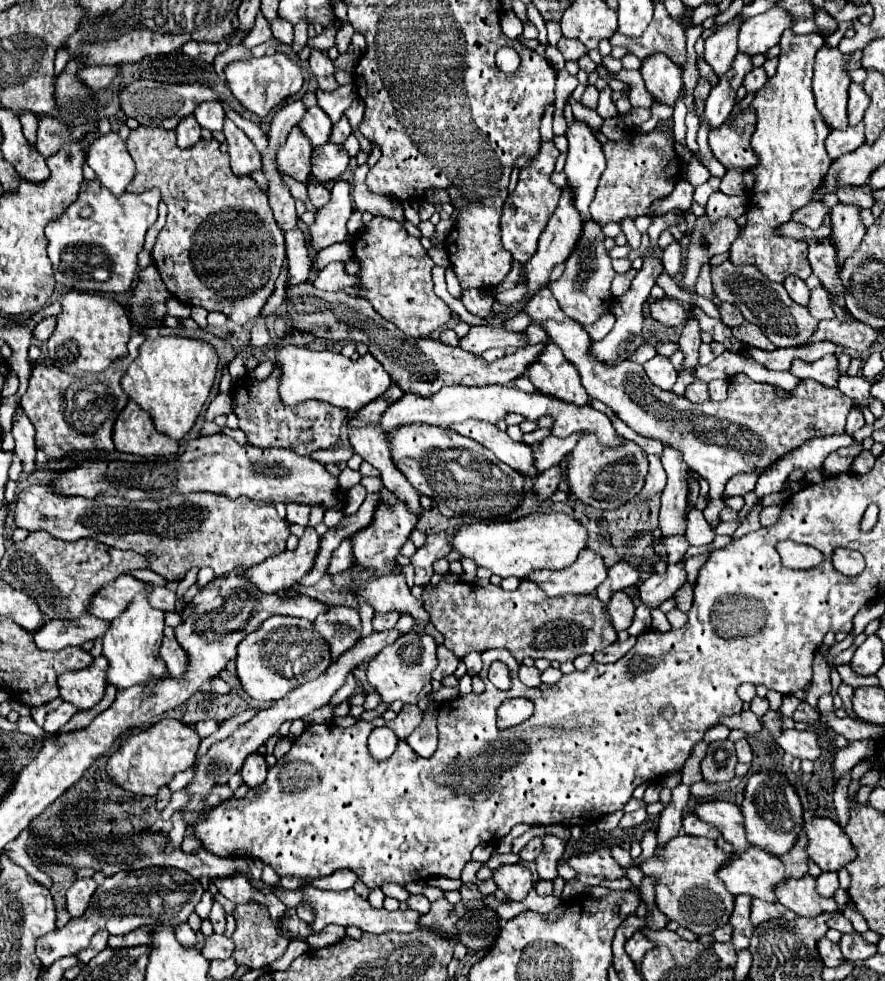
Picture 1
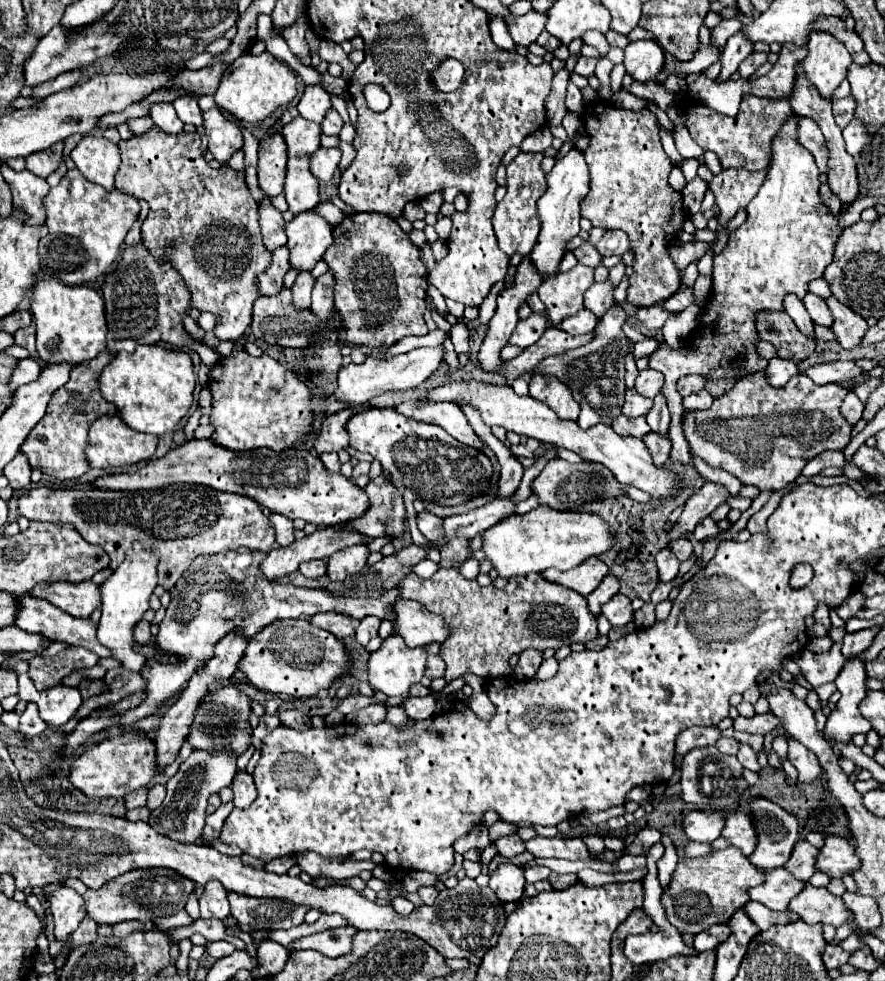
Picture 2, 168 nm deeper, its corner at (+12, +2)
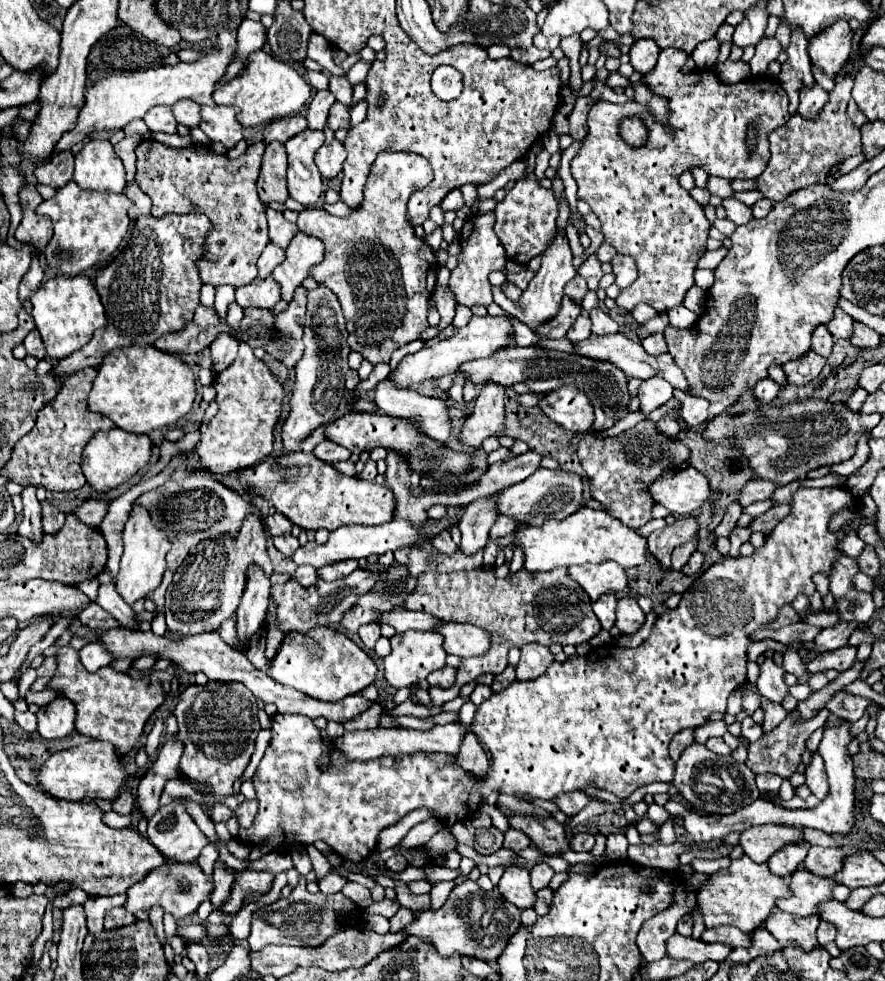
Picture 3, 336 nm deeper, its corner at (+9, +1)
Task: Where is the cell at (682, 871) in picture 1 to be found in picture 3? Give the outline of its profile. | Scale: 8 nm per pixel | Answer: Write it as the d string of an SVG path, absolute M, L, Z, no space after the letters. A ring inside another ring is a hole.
M741 856L731 860L729 868L707 876L707 882L703 882L697 890L697 910L701 912L705 928L727 924L749 934L767 920L767 916L775 910L775 900L781 896L789 896L787 880L773 876L765 864L757 864L749 860L749 856Z

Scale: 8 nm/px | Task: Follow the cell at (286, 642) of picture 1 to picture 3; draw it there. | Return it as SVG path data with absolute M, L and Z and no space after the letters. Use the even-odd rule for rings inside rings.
M317 626L309 632L289 632L273 660L267 666L269 678L283 686L291 686L307 696L323 702L337 702L349 694L357 694L367 688L377 674L375 662L343 632L333 626Z

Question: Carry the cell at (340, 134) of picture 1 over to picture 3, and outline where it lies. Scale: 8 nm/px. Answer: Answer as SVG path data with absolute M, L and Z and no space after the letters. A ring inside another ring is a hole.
M335 102L329 110L329 120L327 126L331 130L339 130L339 128L349 128L349 108L341 102Z

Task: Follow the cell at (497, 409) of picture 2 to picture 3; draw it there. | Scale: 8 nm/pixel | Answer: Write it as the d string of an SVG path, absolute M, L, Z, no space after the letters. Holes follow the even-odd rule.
M693 466L665 468L663 474L647 486L647 490L657 504L665 506L673 514L693 514L705 502L705 498L709 496L709 484L705 480L705 476L699 474Z

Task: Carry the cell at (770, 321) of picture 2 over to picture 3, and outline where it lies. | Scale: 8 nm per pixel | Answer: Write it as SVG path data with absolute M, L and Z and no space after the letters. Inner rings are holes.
M809 350L807 354L803 354L801 358L795 358L795 360L789 360L783 364L783 370L787 374L787 382L791 384L797 384L797 386L803 386L807 384L809 380L817 378L821 368L825 366L825 358L815 354L813 350Z

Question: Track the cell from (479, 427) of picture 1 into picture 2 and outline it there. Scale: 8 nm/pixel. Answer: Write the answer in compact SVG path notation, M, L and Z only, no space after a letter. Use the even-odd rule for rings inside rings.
M408 399L408 401L396 403L394 409L416 421L442 427L448 435L452 435L456 441L468 447L480 449L484 445L456 403L426 403L426 399Z

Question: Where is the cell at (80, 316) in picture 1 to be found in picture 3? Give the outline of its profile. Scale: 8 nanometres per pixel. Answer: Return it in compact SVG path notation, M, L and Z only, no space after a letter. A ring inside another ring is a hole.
M87 276L51 278L31 296L31 304L33 304L31 316L37 324L37 330L47 348L47 356L51 360L61 360L71 352L81 350L83 346L89 344L95 330L103 330L107 326L105 308L99 300L93 282Z

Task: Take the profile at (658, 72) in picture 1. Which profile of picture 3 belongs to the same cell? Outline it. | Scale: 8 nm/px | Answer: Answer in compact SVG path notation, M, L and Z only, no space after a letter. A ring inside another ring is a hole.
M637 40L631 46L629 58L631 58L631 66L635 68L635 72L639 74L649 74L655 64L657 64L657 56L659 56L659 46L653 40Z

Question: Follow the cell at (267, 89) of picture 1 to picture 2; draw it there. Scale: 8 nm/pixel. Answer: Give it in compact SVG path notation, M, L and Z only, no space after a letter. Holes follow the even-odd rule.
M268 51L260 55L246 53L234 61L232 67L224 73L220 87L214 95L214 101L220 109L226 109L228 113L236 115L238 121L244 123L260 123L268 115L272 115L278 107L288 105L298 95L296 87L296 75L294 71Z

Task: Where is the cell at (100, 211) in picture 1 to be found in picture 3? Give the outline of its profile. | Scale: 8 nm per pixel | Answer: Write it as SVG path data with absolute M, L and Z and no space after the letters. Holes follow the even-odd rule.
M67 182L57 190L51 200L43 200L36 208L37 213L53 220L55 234L45 248L45 260L63 276L79 276L95 264L107 260L121 244L129 230L129 208L133 202L125 194L95 192L79 187L77 182Z

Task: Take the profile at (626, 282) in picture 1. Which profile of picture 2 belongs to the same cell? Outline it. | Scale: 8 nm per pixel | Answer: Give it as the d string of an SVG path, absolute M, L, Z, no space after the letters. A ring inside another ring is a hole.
M610 281L594 283L592 287L588 287L588 291L584 295L584 307L588 311L592 311L596 315L596 319L602 319L602 315L614 305L612 293L614 293L614 287Z

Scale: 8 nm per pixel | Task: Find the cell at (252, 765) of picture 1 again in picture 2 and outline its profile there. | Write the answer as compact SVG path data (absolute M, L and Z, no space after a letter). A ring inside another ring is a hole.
M246 771L236 773L234 783L232 783L232 791L234 791L234 807L240 807L240 809L250 807L250 803L254 803L256 795L258 795L252 775L248 775Z

